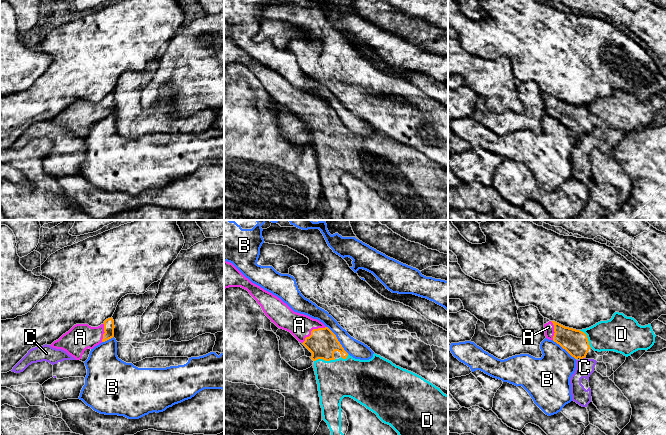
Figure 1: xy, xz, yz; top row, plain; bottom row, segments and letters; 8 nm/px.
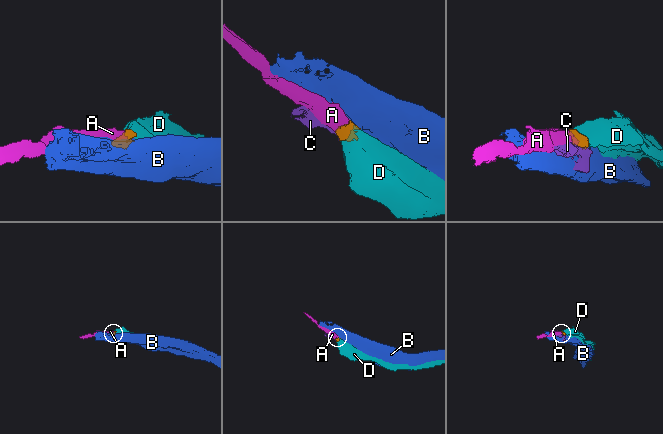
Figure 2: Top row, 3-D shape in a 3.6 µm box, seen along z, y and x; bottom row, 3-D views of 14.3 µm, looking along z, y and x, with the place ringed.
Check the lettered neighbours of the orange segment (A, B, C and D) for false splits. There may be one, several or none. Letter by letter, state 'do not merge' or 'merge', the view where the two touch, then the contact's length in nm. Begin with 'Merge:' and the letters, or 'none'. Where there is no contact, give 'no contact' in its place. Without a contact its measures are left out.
Merge: A, D
A: merge; contact in xz; length 240 nm
B: do not merge; contact in xz; length 280 nm
C: do not merge; contact in yz; length 40 nm
D: merge; contact in xz; length 180 nm

